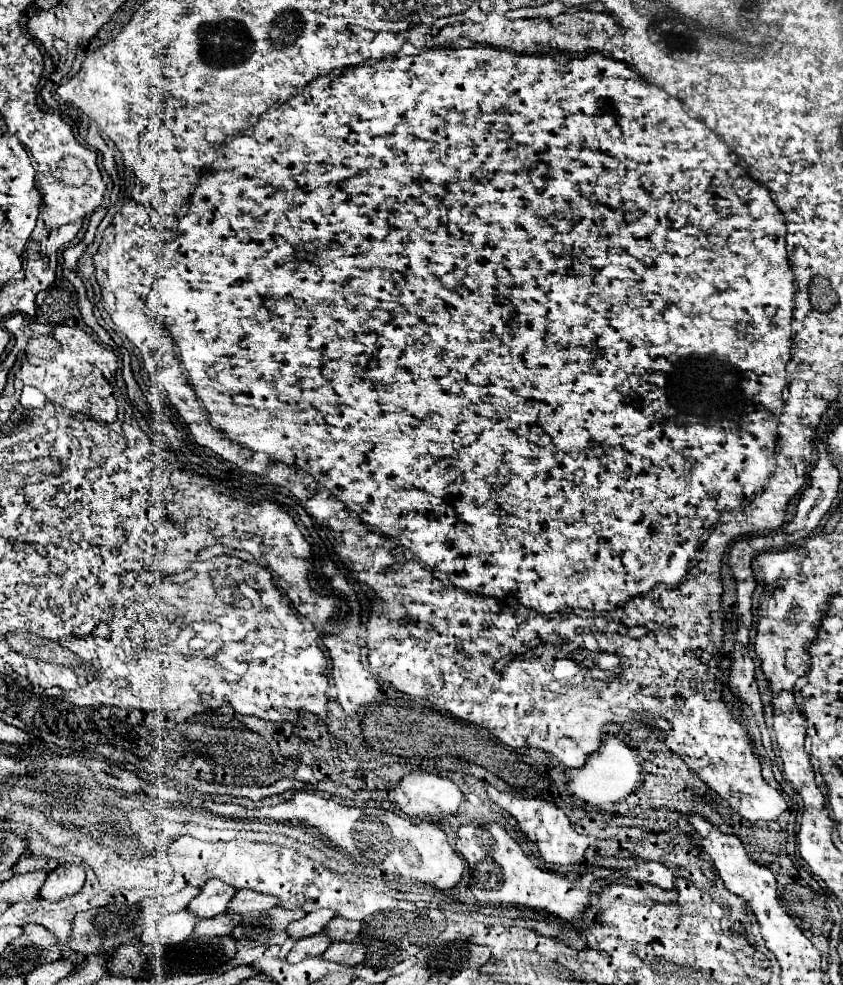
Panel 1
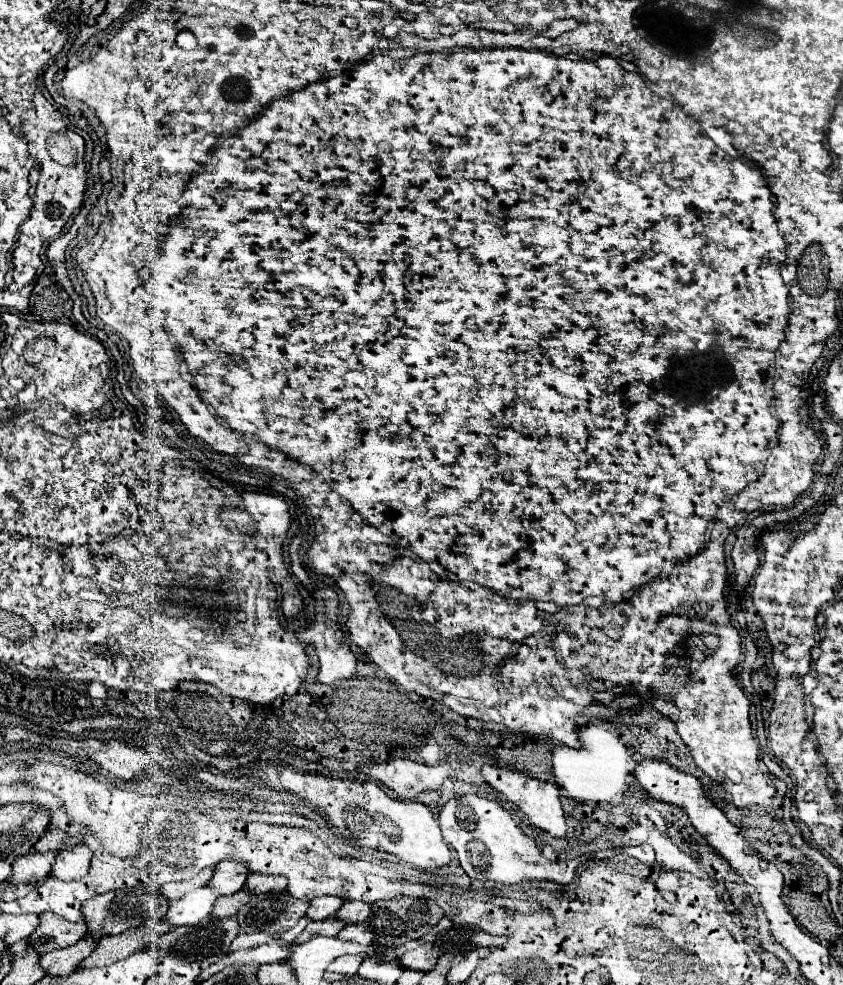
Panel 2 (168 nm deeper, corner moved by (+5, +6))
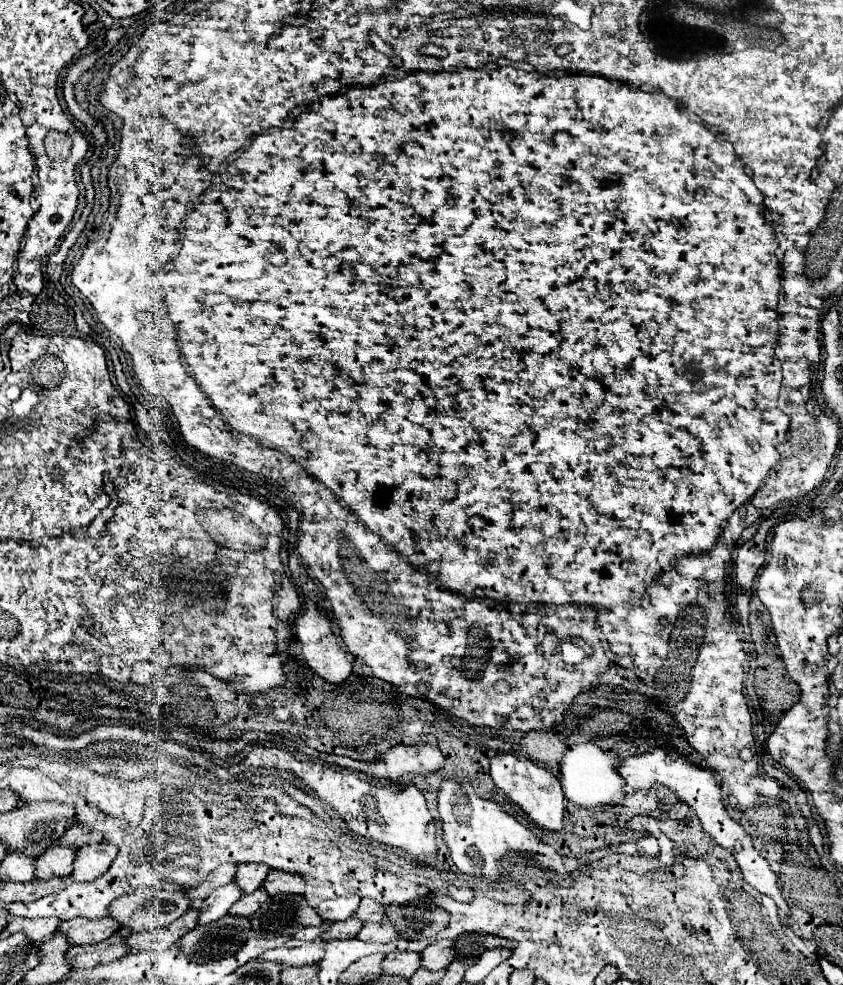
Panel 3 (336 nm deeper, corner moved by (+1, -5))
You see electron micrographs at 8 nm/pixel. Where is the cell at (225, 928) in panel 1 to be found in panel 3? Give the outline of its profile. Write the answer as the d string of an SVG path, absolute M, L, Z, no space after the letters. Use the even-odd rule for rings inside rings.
M263 888L255 890L253 894L245 894L241 896L229 910L229 914L235 914L235 916L251 916L263 902L267 900L267 892Z

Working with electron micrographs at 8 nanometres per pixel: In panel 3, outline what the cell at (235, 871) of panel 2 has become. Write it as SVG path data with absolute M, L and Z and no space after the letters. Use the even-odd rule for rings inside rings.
M239 864L237 866L237 874L235 874L235 882L241 890L241 894L251 894L257 888L261 888L265 876L267 876L269 868L265 868L265 864Z

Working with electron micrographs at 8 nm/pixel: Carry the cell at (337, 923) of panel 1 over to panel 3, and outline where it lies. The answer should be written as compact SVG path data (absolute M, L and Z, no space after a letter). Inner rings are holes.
M363 898L357 908L357 918L363 922L381 922L385 916L385 908L369 898Z

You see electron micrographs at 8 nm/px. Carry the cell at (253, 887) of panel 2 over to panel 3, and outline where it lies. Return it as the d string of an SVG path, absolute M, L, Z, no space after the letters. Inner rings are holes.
M269 874L263 882L263 888L269 896L275 894L303 894L305 882L297 874Z

